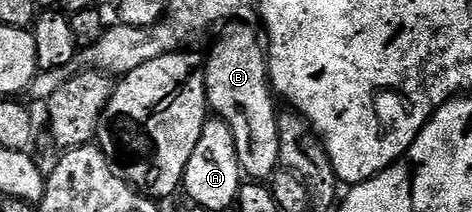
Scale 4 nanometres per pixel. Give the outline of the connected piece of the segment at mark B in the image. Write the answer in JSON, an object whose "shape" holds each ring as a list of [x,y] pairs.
{"shape":[[[229,21],[220,28],[221,36],[212,40],[213,48],[209,51],[209,59],[204,60],[205,92],[209,102],[208,110],[218,119],[222,119],[231,129],[231,137],[235,137],[235,153],[239,157],[242,172],[253,181],[272,180],[273,172],[278,170],[279,157],[279,125],[277,117],[279,107],[273,104],[275,92],[269,81],[269,52],[262,32],[253,28],[249,21]]]}

